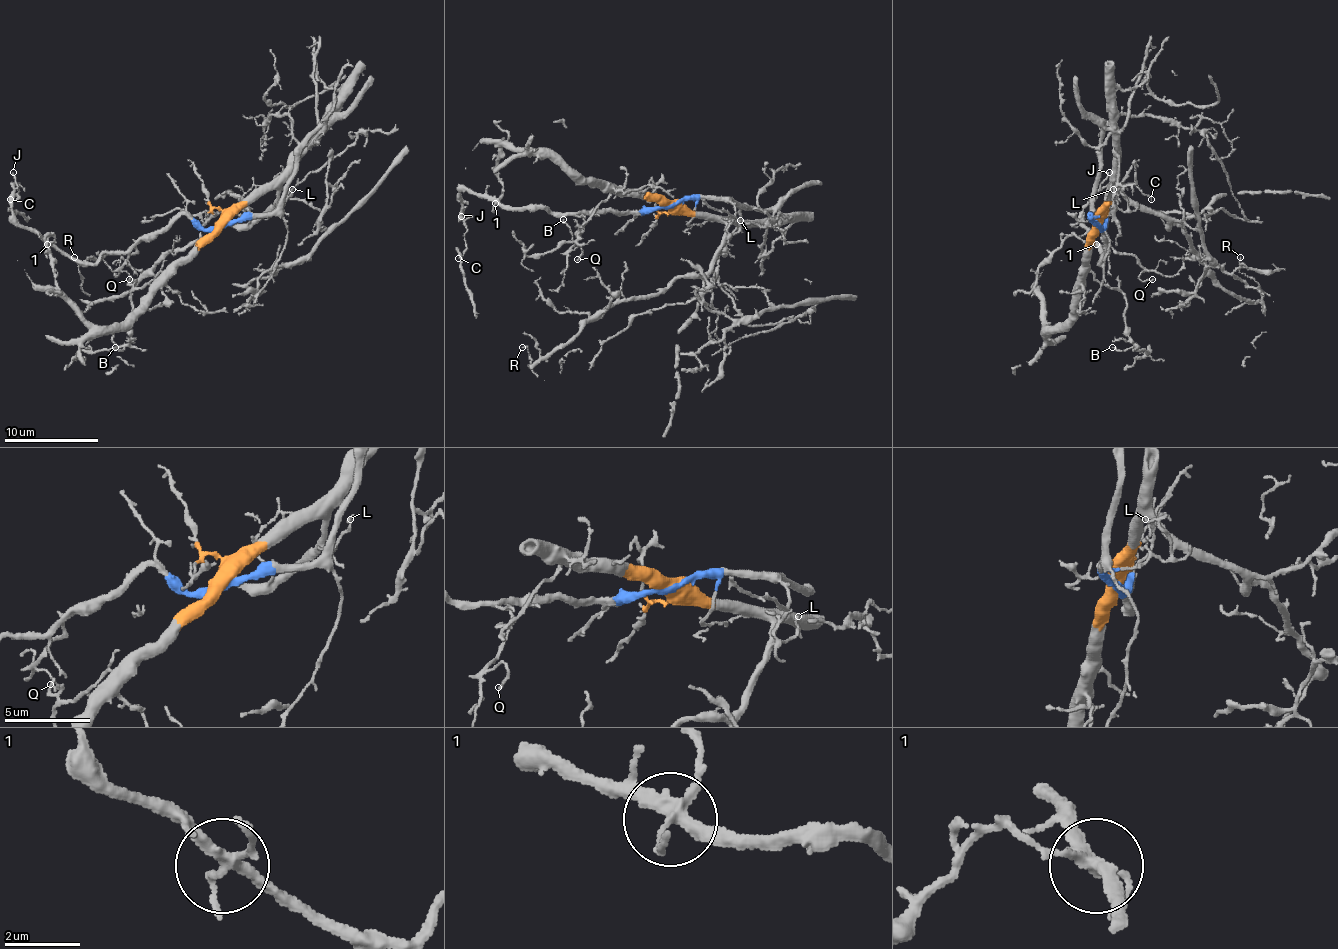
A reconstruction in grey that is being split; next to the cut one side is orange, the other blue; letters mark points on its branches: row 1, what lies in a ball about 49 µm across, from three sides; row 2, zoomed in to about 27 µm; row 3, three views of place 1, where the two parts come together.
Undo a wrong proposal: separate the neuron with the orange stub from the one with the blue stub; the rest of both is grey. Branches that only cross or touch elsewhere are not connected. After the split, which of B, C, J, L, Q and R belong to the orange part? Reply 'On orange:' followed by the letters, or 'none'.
On orange: B, L, R

